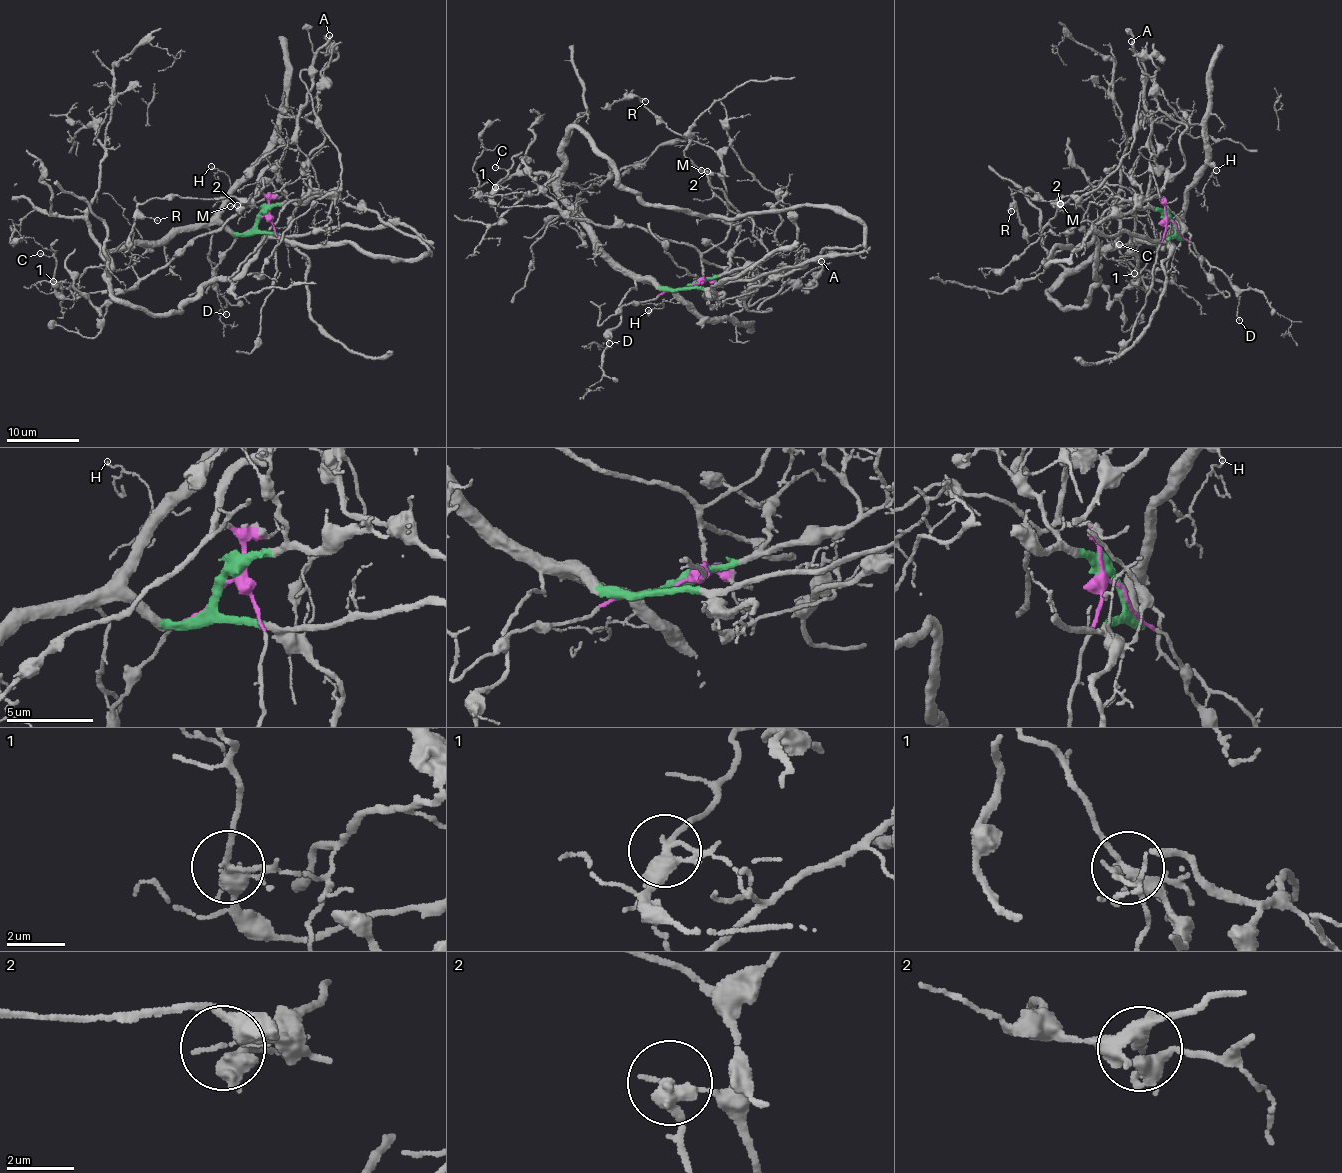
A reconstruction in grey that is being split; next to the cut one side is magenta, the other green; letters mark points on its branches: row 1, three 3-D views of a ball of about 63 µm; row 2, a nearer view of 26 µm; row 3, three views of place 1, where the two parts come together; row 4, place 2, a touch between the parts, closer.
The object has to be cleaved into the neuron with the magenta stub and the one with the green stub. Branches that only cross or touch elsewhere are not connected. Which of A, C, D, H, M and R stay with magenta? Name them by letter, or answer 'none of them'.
A, C, M, R

